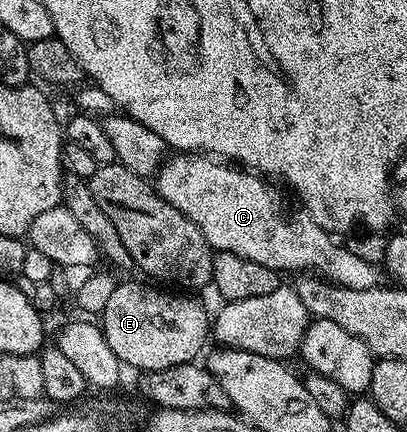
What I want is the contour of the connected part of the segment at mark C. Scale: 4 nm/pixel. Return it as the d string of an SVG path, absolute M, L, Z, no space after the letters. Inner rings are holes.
M179 151L174 155L168 156L163 162L162 169L155 174L153 184L155 190L161 195L161 199L165 199L165 203L169 203L173 207L177 207L177 211L181 211L181 215L185 215L185 219L193 219L193 223L197 223L197 227L201 231L201 235L205 235L205 239L211 244L212 250L221 253L232 253L233 255L241 255L241 259L253 259L253 263L261 263L261 267L269 267L270 269L278 271L280 274L286 275L303 275L310 271L312 274L318 275L326 280L334 283L334 285L344 285L345 287L353 287L353 291L365 291L366 289L380 288L381 281L379 281L379 273L381 277L381 269L379 265L367 263L360 256L353 255L346 247L346 244L338 243L336 238L327 230L312 219L310 215L303 215L300 221L290 221L289 218L283 214L283 205L279 202L279 197L275 193L270 193L267 190L268 182L262 176L256 175L254 172L248 171L243 167L236 167L231 163L224 163L219 159L212 159L207 155L188 155L186 152Z

